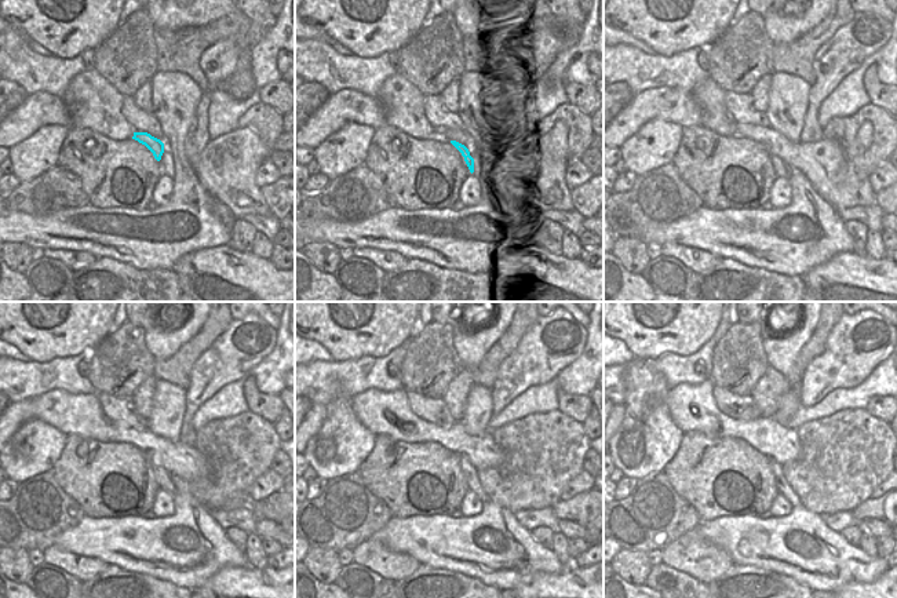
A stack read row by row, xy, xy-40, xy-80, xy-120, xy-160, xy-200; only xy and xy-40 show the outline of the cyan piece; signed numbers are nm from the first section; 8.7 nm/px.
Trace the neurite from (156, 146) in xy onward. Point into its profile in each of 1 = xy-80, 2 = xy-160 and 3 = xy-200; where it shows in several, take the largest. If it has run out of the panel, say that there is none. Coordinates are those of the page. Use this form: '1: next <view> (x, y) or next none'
1: next xy-80 (781, 170)
2: next xy-160 (470, 473)
3: next xy-200 (783, 485)

